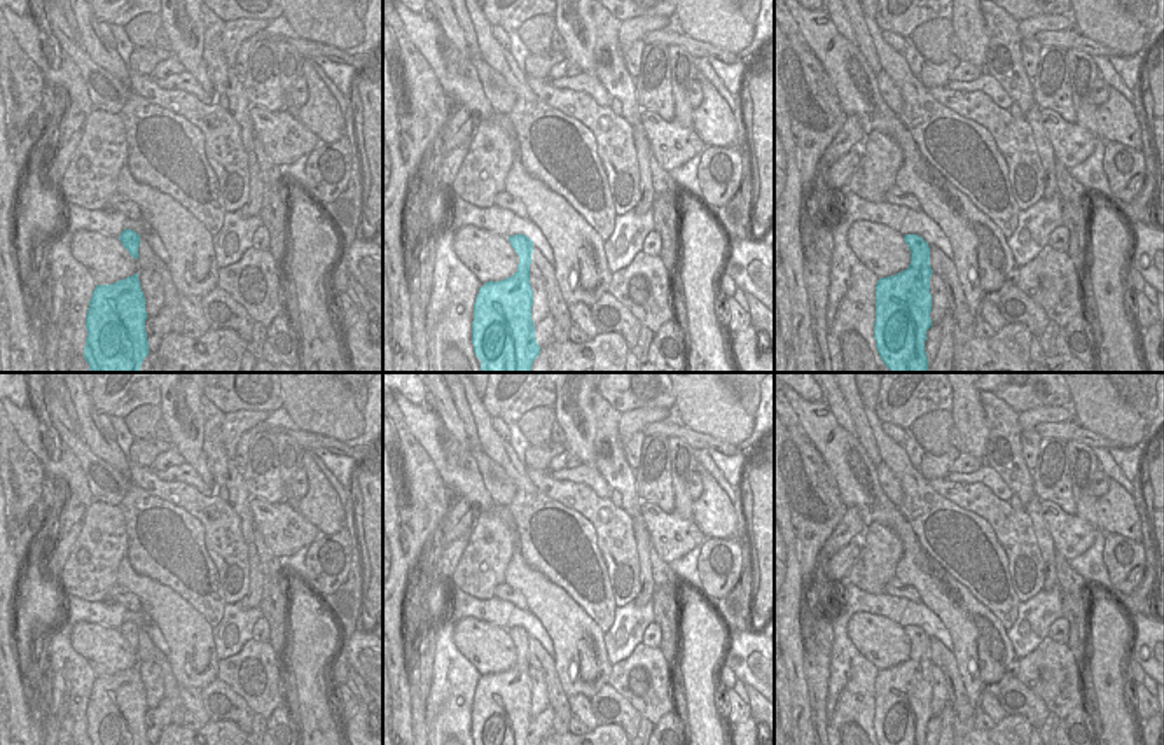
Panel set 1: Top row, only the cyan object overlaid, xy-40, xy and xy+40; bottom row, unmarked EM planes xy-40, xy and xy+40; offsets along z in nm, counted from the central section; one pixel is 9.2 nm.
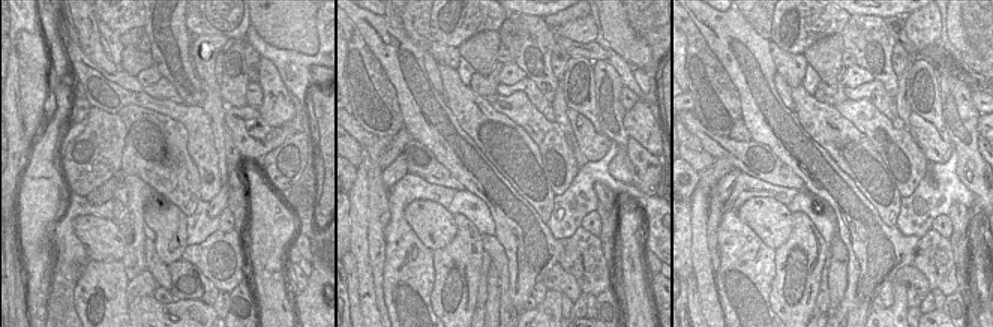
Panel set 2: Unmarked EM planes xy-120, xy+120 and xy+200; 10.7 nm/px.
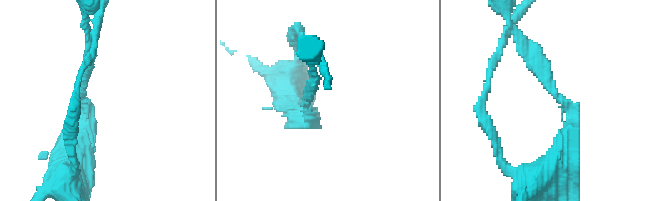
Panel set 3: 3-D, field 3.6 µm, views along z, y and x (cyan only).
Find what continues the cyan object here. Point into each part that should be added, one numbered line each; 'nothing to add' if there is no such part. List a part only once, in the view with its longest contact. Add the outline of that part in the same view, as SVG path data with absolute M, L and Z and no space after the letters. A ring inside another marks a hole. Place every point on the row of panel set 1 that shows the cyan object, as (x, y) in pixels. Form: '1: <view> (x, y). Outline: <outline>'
1: xy+40 (918, 222). Outline: M909 210L898 233L902 236L918 234L928 243L930 248L937 247L946 257L953 259L953 248L947 236L939 224L921 210Z

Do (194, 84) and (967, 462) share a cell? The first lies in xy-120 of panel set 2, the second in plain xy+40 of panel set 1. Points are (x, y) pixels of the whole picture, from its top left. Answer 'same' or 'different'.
different

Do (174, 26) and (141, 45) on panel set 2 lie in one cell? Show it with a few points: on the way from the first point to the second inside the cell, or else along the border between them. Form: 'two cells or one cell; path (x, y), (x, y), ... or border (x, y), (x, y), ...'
two cells; border (144, 32), (149, 41), (149, 51)

